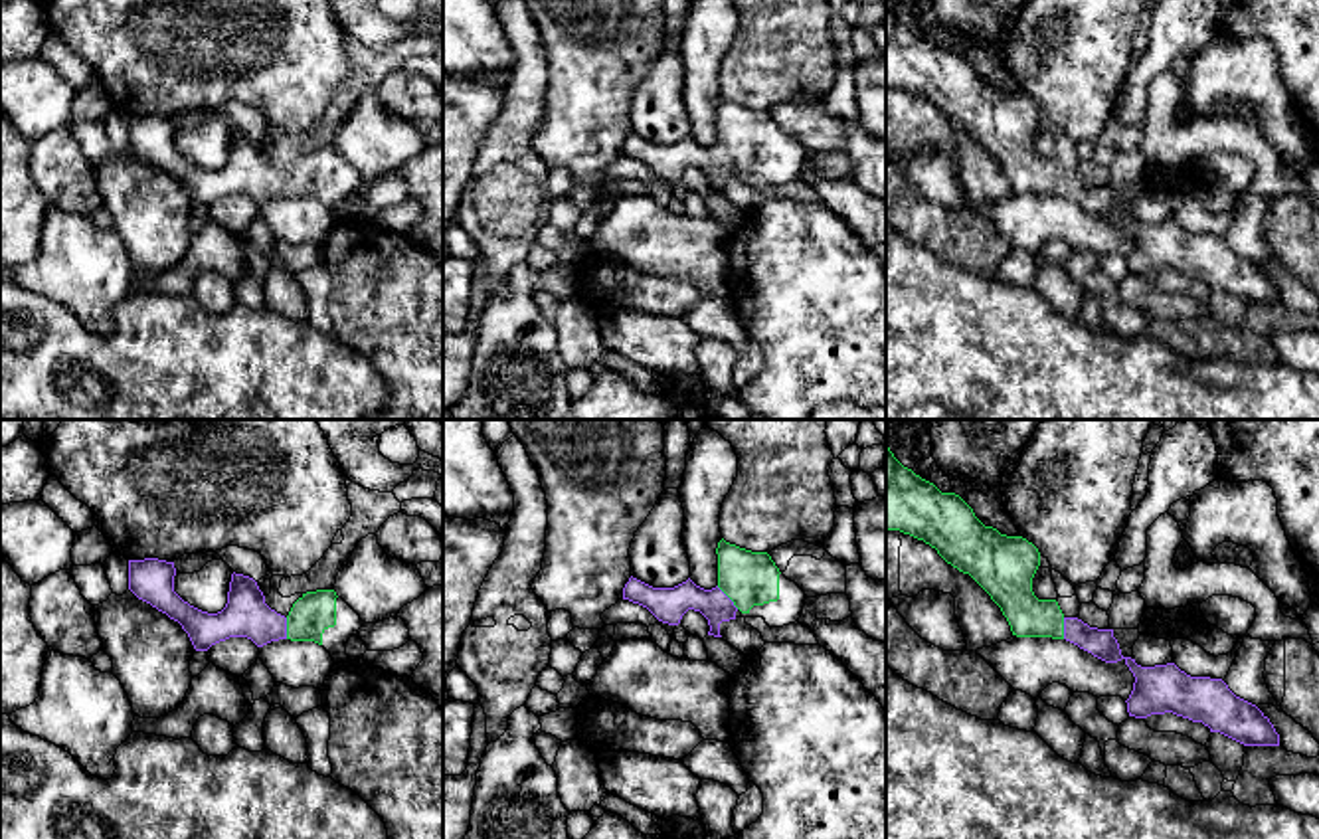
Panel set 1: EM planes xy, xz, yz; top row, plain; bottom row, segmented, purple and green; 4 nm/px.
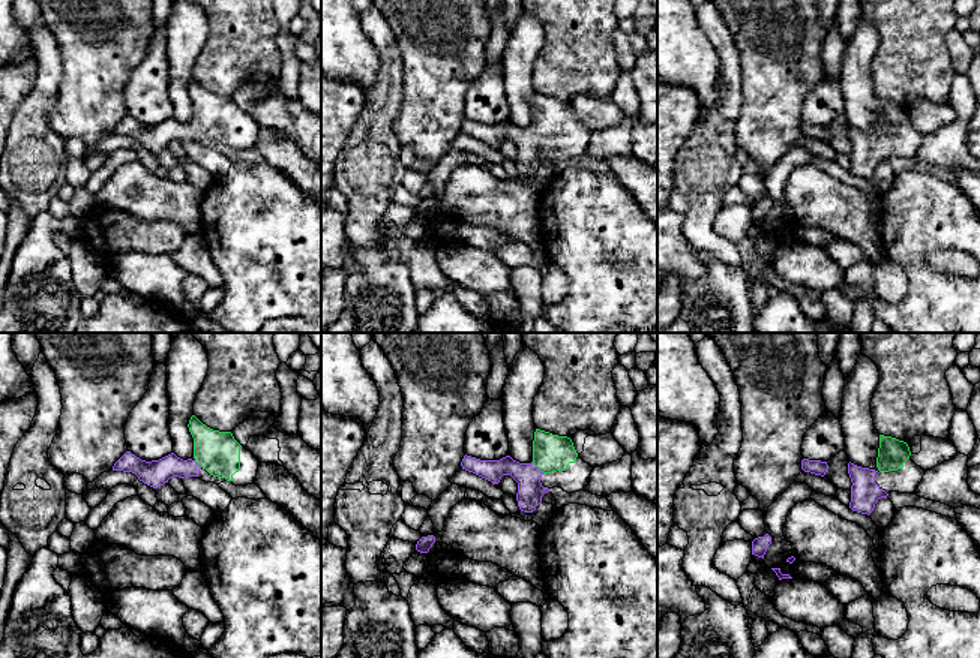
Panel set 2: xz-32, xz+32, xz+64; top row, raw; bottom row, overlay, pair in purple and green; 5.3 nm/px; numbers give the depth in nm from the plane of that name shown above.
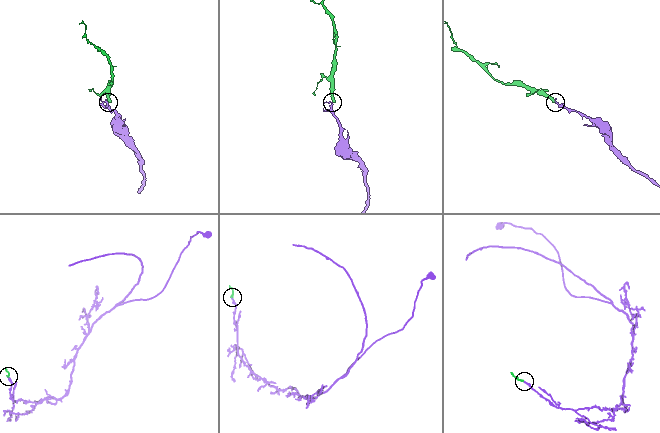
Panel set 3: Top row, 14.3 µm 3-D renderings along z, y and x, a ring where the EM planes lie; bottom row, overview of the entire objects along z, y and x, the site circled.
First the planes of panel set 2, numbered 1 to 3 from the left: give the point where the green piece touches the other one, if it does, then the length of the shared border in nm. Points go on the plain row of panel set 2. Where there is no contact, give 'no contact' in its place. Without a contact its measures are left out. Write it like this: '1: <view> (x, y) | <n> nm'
1: xz-32 (197, 128) | 60 nm
2: xz+32 (536, 131) | 90 nm
3: no contact

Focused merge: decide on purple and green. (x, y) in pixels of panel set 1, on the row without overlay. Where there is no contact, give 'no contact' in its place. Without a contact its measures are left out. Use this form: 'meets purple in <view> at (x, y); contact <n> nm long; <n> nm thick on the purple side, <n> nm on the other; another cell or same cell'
meets purple in xz at (728, 155); contact 130 nm long; 140 nm thick on the purple side, 220 nm on the other; same cell

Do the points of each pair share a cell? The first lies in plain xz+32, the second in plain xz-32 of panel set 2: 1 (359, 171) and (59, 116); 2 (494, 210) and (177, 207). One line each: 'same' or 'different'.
1: different
2: same

